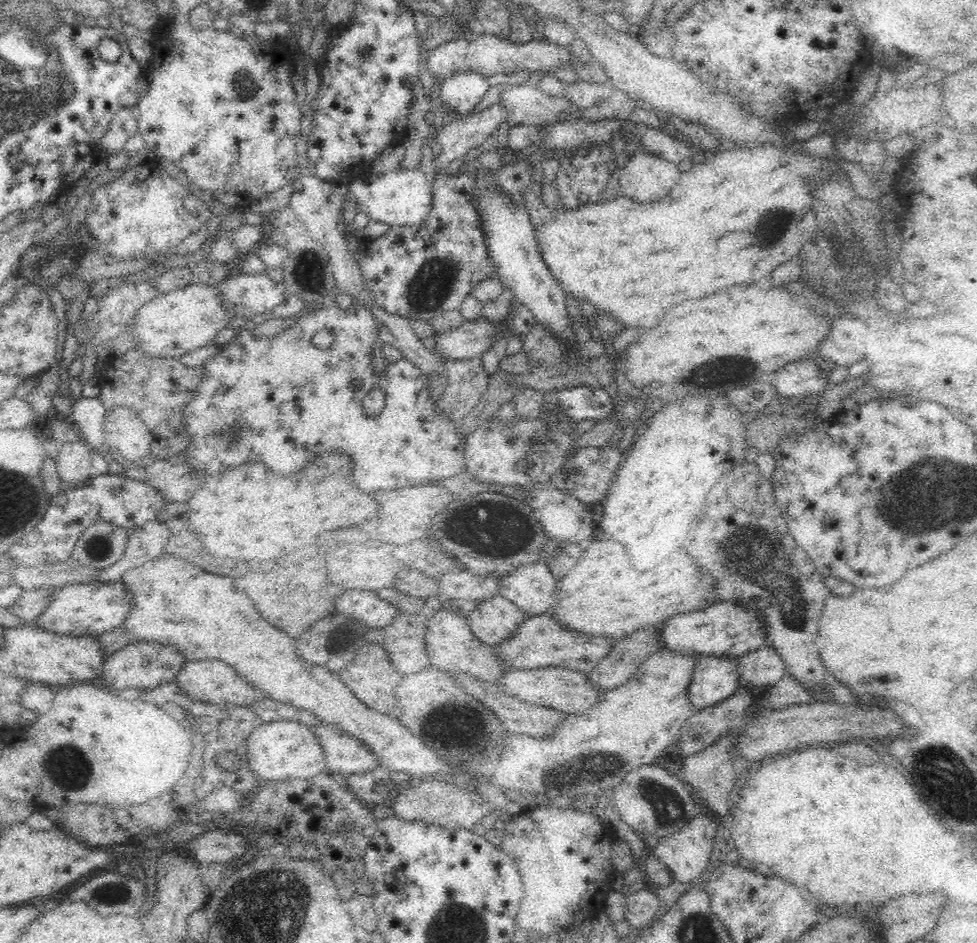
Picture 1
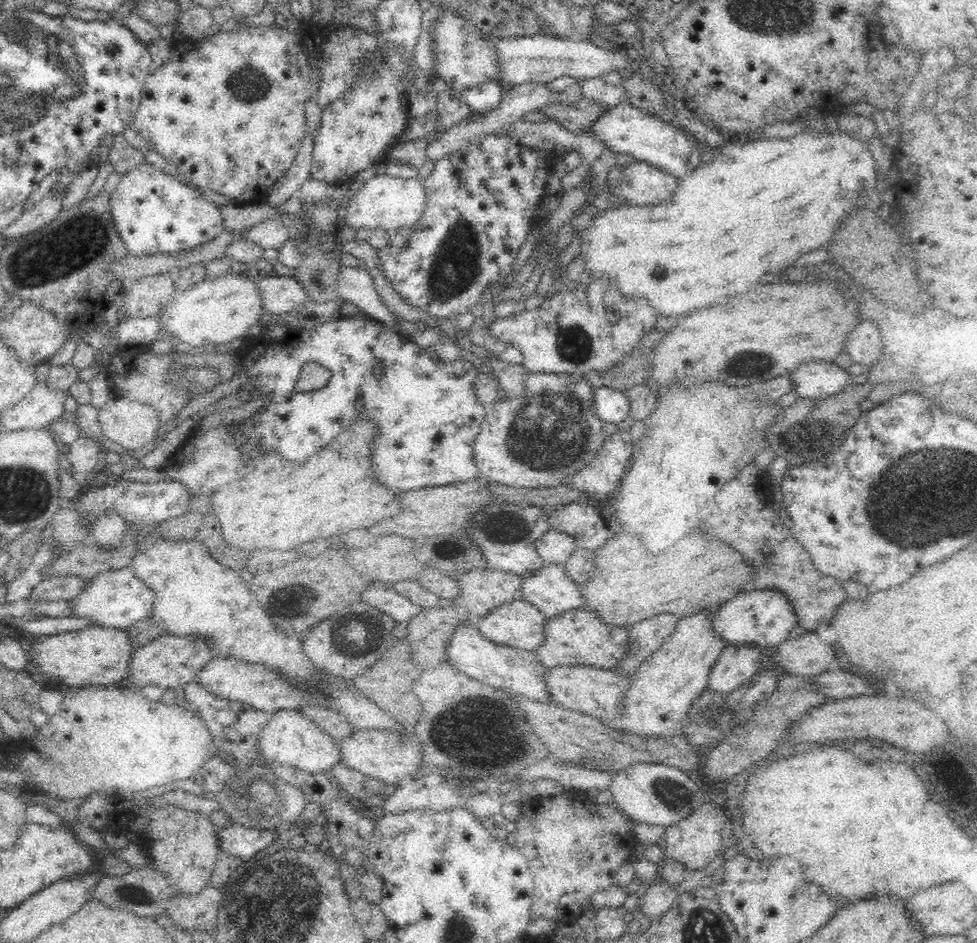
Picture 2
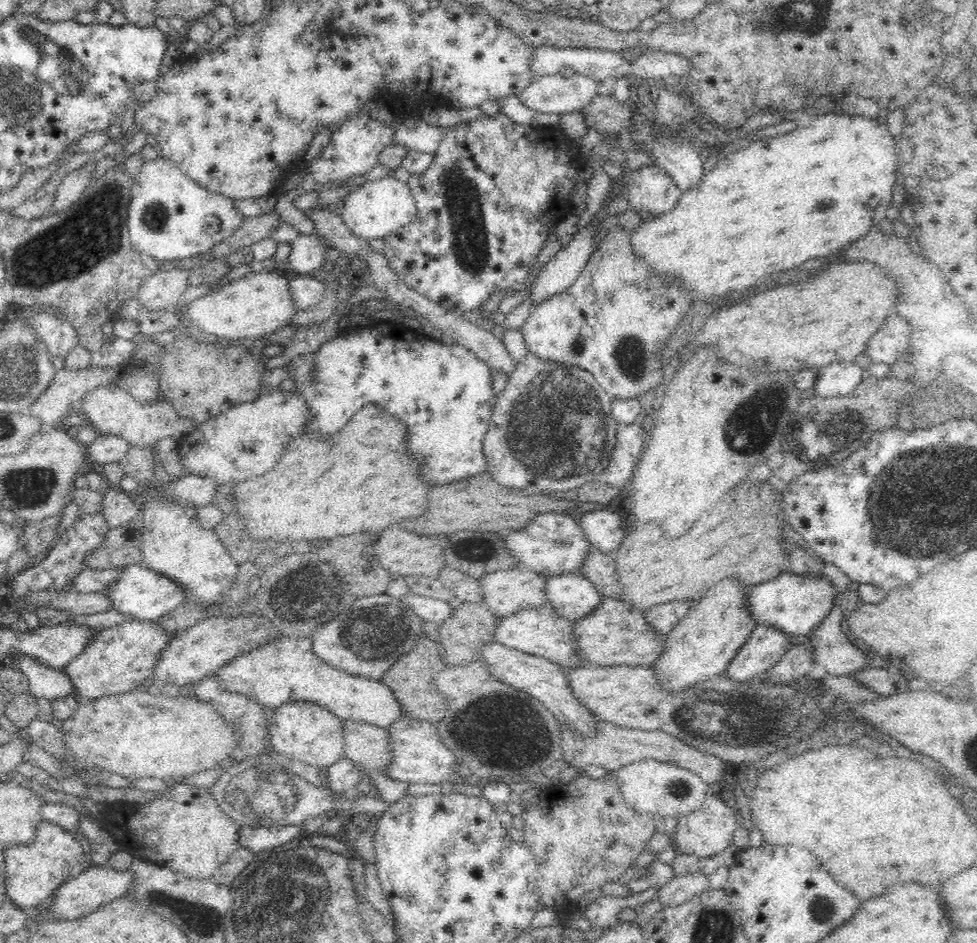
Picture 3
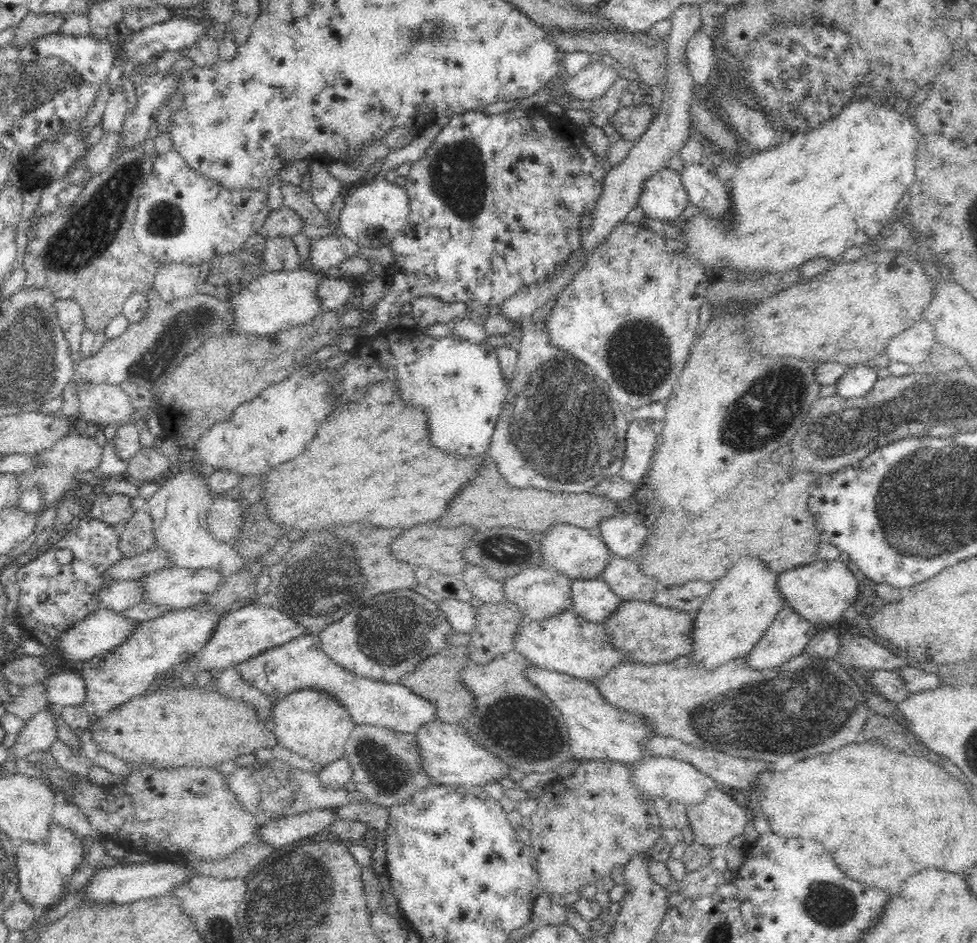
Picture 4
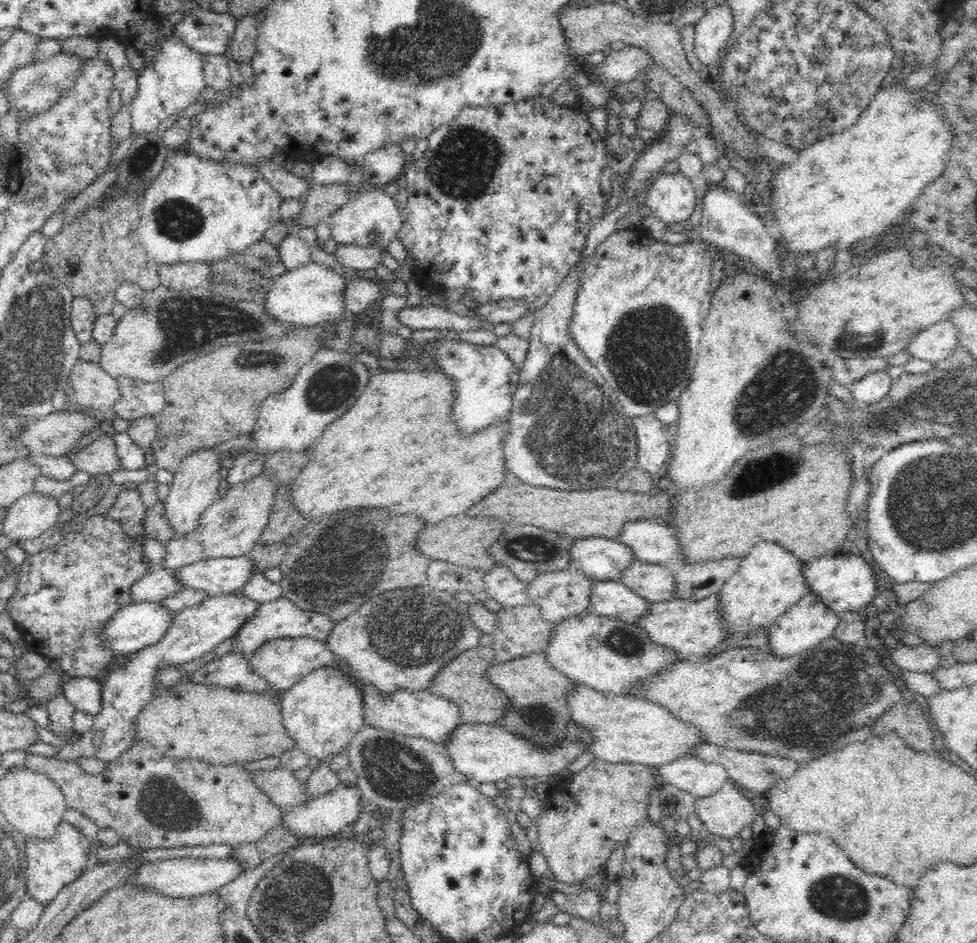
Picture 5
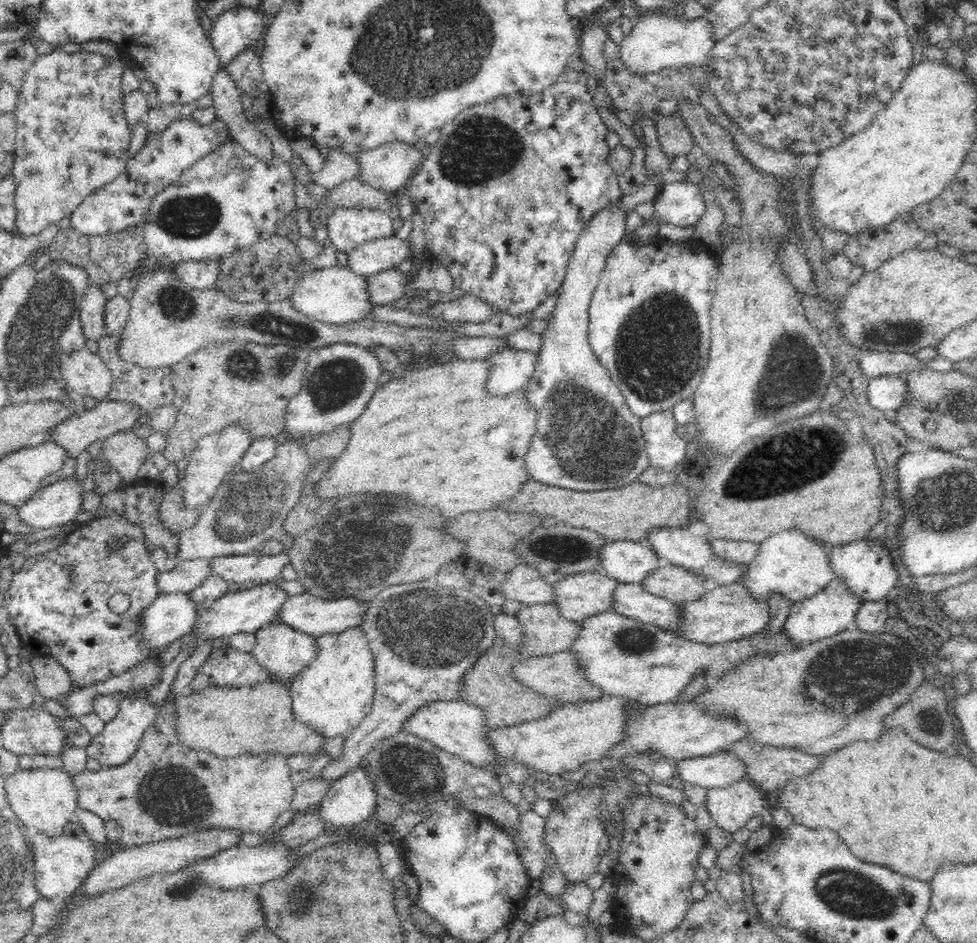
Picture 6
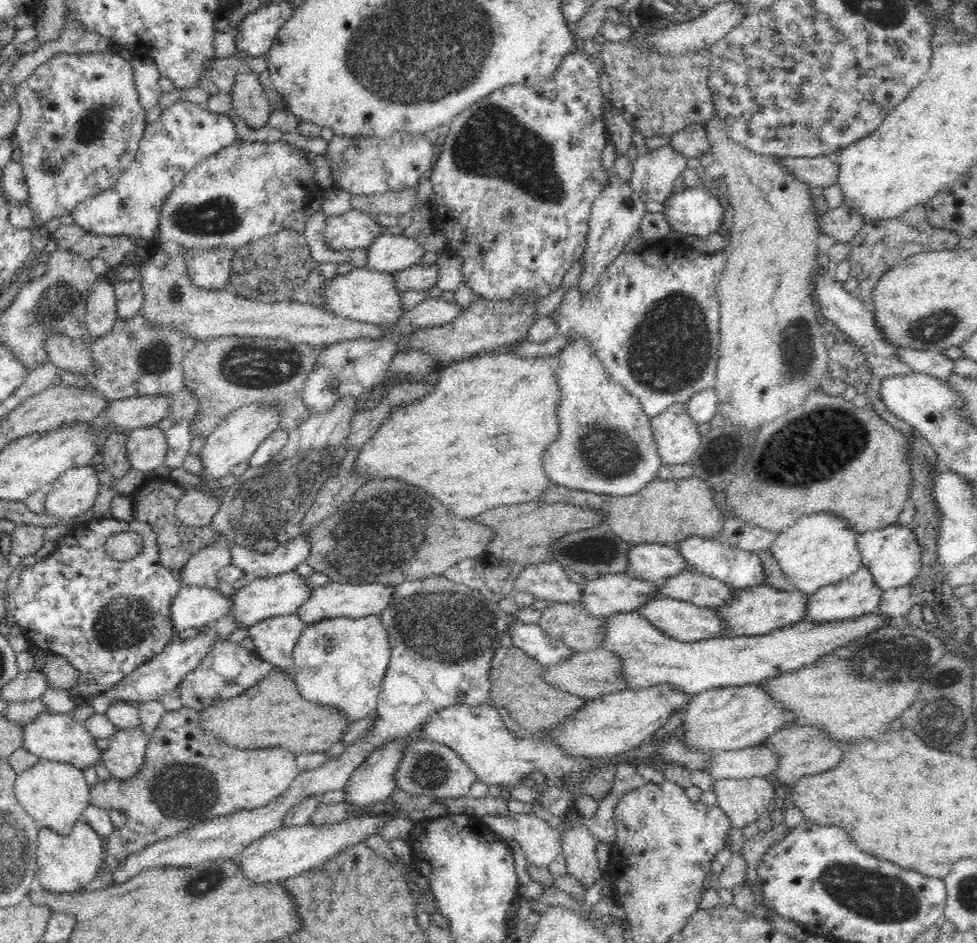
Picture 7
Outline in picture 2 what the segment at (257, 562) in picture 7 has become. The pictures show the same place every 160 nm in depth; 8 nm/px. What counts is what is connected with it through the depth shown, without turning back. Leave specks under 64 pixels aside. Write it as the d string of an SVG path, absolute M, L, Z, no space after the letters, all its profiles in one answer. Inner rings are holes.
M131 567L110 569L91 578L82 592L70 603L72 617L90 619L93 624L106 628L127 629L152 616L153 592L134 573Z

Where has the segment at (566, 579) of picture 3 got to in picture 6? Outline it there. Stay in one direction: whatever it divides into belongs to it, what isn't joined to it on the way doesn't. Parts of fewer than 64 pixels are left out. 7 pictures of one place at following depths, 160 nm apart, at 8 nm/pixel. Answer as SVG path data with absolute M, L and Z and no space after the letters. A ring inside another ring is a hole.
M618 583L613 590L612 611L675 632L681 625L680 603L650 594L640 583Z

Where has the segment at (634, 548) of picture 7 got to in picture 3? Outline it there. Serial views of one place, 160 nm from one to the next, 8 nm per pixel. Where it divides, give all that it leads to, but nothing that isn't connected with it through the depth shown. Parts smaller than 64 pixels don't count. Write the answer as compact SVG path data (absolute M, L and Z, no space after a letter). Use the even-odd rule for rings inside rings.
M558 512L537 514L525 527L509 531L503 539L506 548L517 562L525 564L527 569L533 572L546 576L577 574L577 570L592 549L576 519Z

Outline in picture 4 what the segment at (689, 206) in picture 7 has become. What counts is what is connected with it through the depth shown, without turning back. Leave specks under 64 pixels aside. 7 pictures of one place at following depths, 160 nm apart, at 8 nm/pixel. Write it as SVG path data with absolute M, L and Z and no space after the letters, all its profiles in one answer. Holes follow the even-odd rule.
M668 166L643 182L637 204L640 204L646 217L665 222L678 218L688 202L689 196L680 173Z

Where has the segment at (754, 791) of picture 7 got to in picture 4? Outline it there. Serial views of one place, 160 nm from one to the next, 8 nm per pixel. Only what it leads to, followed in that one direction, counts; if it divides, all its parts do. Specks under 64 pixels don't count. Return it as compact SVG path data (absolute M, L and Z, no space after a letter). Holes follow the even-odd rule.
M719 786L708 792L704 802L688 805L688 825L696 835L693 843L708 849L726 846L734 837L742 835L751 817L749 810L738 806Z

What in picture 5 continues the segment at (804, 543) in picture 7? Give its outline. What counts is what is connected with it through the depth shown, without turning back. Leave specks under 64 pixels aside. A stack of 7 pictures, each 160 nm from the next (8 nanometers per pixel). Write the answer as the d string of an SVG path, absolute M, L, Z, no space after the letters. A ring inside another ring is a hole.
M759 542L743 557L738 570L724 583L719 592L720 615L724 619L729 638L746 636L760 628L768 628L784 615L792 606L796 605L806 593L809 586L805 583L802 572L804 560L784 550L775 542Z

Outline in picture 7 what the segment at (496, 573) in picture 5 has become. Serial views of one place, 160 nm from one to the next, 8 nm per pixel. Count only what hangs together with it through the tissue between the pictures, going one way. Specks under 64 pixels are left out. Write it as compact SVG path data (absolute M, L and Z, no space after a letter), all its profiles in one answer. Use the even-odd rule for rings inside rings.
M556 561L533 562L518 573L514 581L515 592L530 592L538 600L569 603L581 600L582 583L572 582Z

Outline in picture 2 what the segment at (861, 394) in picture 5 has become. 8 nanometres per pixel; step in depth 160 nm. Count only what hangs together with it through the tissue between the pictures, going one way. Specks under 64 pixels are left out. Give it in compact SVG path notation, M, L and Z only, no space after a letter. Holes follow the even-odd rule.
M806 362L792 372L794 392L800 398L822 399L838 394L850 386L850 377L844 369L832 362Z

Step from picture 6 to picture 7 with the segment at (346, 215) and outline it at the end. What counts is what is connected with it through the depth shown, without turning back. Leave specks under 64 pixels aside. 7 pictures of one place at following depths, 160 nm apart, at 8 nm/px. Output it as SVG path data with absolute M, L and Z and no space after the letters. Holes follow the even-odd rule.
M350 209L344 214L331 216L325 225L325 243L334 250L368 248L384 232L371 213Z

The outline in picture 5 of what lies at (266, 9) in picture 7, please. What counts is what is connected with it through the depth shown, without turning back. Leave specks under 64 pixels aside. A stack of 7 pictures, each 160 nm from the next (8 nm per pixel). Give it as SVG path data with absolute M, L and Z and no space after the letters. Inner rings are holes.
M196 8L174 25L173 34L186 46L205 54L224 54L238 18L228 13Z

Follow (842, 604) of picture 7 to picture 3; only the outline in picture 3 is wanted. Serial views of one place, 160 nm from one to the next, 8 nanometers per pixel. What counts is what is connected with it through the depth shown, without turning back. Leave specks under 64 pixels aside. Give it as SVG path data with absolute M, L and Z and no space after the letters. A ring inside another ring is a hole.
M765 624L756 626L729 662L725 675L734 682L746 682L763 676L794 646L790 637Z

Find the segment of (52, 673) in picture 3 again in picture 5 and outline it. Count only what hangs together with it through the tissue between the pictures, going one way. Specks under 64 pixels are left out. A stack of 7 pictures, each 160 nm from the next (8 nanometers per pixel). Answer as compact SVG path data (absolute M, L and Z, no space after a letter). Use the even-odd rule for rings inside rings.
M65 676L60 694L78 710L94 716L100 712L101 684L93 678Z

